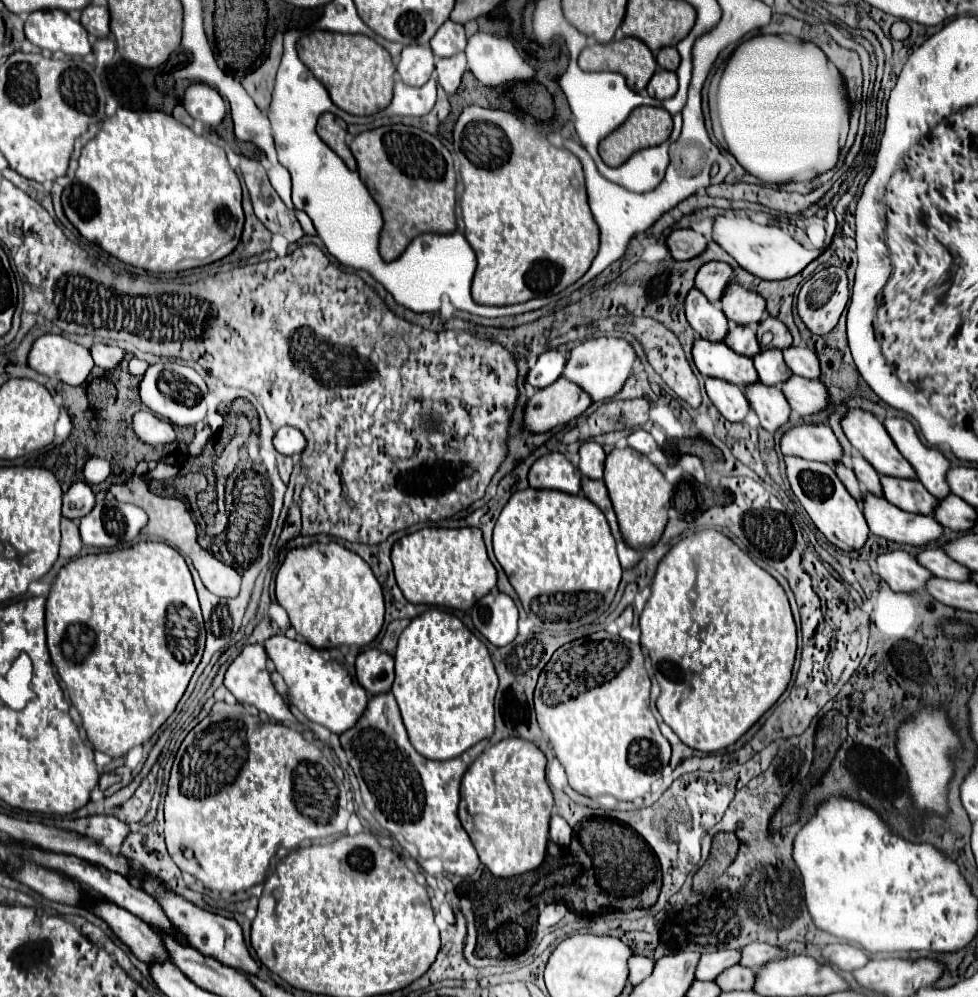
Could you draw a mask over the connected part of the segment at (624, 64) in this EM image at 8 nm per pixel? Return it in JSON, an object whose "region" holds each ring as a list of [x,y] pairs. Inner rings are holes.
{"region":[[[623,38],[611,44],[587,46],[579,56],[581,70],[589,72],[619,72],[625,76],[633,92],[643,92],[657,70],[655,56],[645,42],[637,38]]]}

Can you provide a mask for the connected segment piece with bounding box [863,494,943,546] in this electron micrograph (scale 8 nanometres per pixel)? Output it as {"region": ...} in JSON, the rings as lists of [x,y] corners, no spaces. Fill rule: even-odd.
{"region":[[[865,494],[863,508],[871,532],[885,540],[911,546],[927,546],[943,536],[943,526],[933,516],[901,512],[901,508],[889,504],[885,498]]]}

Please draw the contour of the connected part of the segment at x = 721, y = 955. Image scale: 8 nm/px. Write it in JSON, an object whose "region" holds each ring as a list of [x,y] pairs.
{"region":[[[719,950],[711,954],[703,954],[697,966],[697,980],[715,980],[725,968],[739,964],[741,950]]]}

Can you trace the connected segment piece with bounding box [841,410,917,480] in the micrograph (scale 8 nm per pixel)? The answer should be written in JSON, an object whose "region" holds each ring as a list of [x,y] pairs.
{"region":[[[853,410],[843,418],[841,424],[853,448],[861,452],[879,474],[911,480],[917,478],[913,466],[901,456],[901,452],[897,452],[891,436],[873,414],[865,410]]]}

